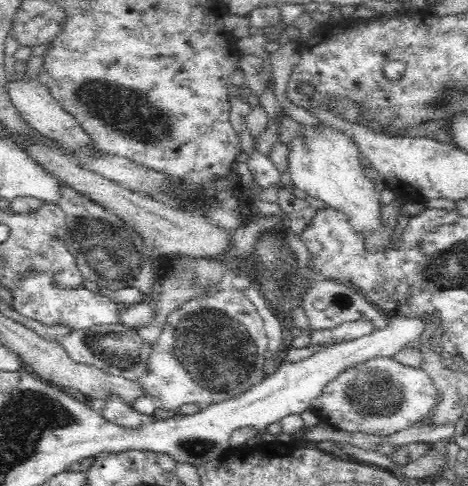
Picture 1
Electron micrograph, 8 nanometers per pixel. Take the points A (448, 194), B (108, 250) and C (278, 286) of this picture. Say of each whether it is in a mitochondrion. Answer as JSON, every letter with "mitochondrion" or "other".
{"A":"other","B":"mitochondrion","C":"mitochondrion"}

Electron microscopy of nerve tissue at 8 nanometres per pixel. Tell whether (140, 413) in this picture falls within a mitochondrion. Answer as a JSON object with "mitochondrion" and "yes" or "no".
{"mitochondrion":"no"}

